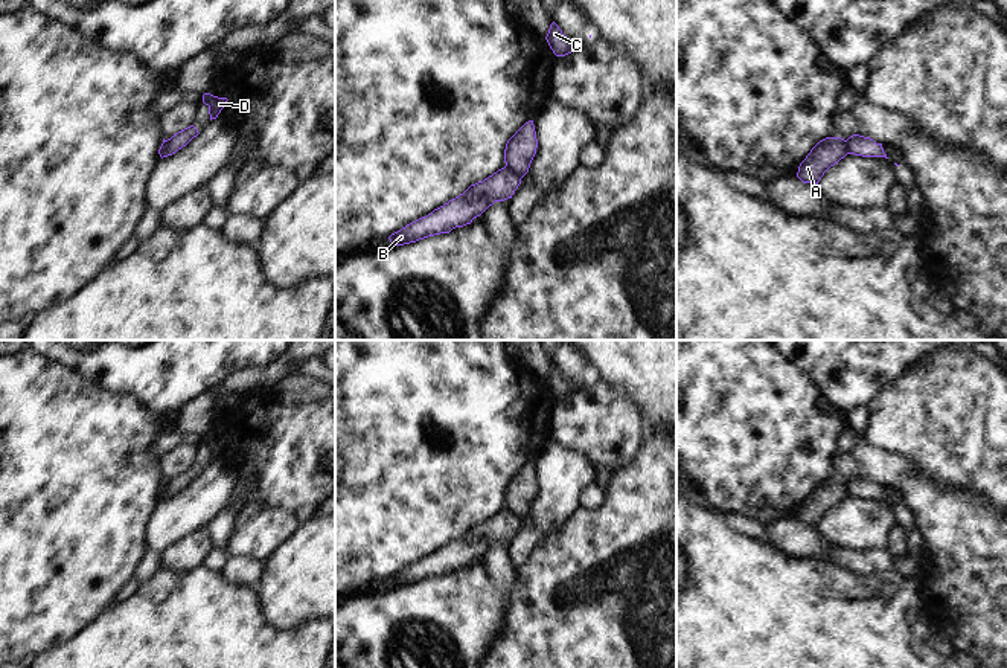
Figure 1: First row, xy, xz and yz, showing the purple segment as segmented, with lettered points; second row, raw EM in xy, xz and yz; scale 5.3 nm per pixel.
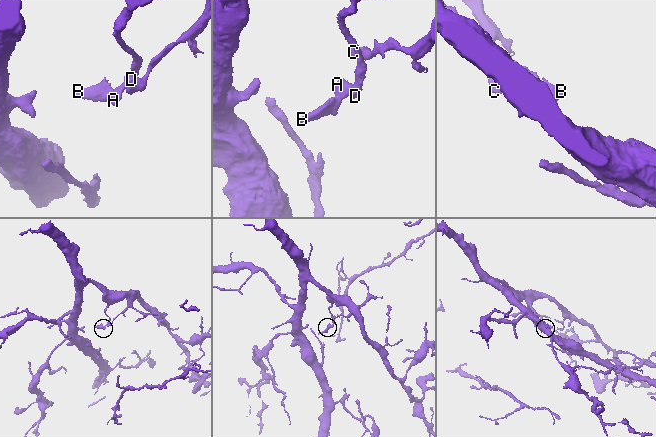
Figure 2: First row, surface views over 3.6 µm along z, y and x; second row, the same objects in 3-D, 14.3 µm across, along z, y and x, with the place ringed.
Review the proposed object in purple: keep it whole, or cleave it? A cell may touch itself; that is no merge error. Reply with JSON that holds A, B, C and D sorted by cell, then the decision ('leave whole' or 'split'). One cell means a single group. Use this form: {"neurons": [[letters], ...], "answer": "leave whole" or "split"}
{"neurons": [["A", "C", "D"], ["B"]], "answer": "split"}

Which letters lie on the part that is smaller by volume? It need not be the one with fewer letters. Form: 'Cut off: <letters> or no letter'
Cut off: B

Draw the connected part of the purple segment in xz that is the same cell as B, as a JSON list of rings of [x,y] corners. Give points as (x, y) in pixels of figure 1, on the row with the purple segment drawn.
[[[504,166],[483,181],[471,185],[463,194],[434,209],[427,217],[392,233],[388,236],[392,247],[449,233],[456,227],[471,224],[495,201],[512,198],[519,185],[521,177]]]

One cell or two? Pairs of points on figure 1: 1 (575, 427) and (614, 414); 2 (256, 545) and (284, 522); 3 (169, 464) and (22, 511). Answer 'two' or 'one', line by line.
1: one
2: one
3: two

